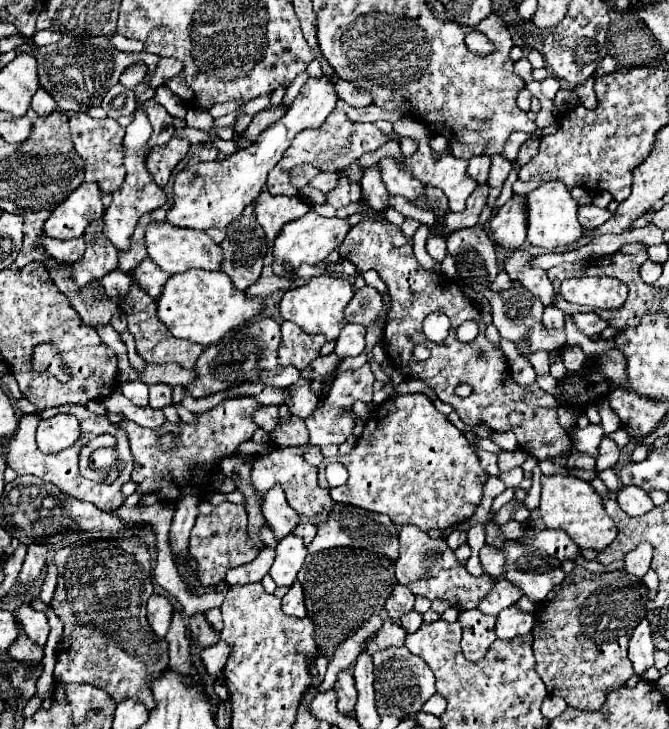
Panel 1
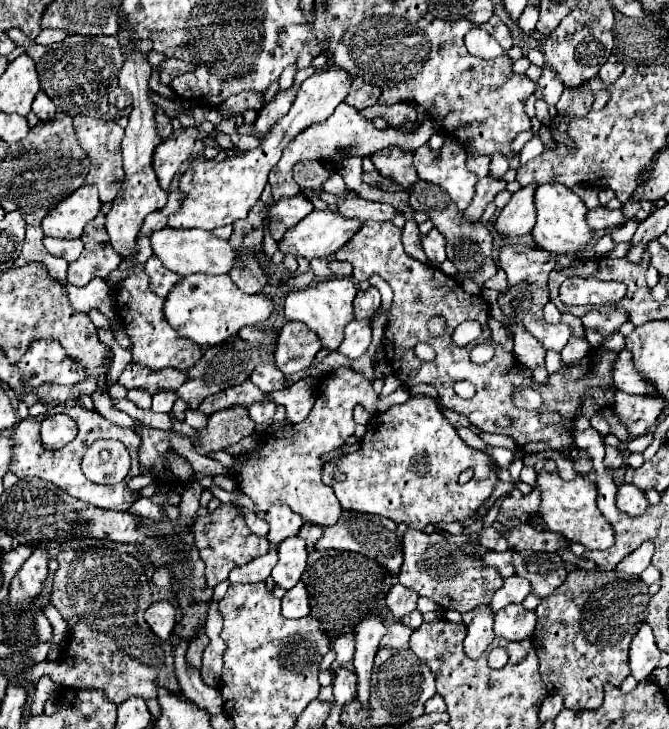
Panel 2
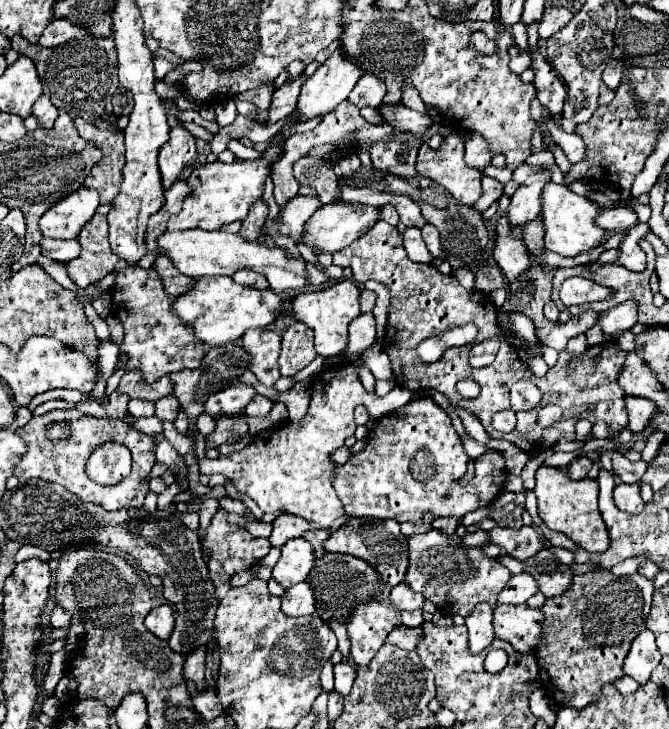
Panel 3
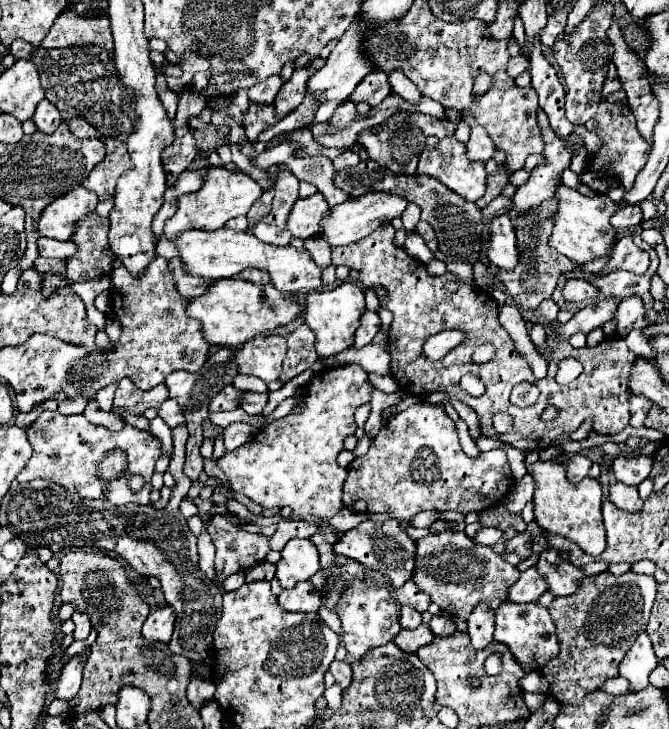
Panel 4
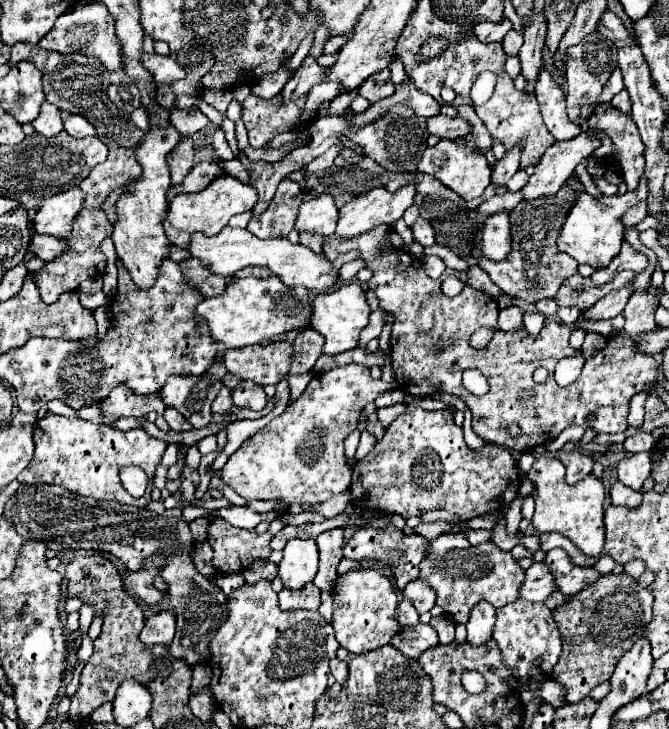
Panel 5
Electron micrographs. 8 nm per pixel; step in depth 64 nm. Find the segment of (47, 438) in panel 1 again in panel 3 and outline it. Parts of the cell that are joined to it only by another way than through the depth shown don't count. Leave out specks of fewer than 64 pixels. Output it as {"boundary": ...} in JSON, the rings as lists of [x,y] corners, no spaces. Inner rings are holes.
{"boundary":[[[52,422],[52,424],[48,424],[48,428],[46,428],[46,434],[48,434],[48,440],[56,444],[56,442],[62,442],[62,440],[68,440],[70,426],[68,426],[66,422],[60,422],[60,424]]]}

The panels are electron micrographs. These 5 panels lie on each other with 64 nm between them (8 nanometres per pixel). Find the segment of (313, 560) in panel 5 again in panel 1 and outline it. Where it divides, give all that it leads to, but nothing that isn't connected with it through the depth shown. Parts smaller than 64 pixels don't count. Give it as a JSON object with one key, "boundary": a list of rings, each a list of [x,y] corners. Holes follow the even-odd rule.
{"boundary":[[[288,534],[278,542],[274,564],[270,568],[270,576],[276,582],[276,586],[292,586],[298,570],[304,564],[306,554],[308,550],[304,540],[300,540],[300,536]]]}

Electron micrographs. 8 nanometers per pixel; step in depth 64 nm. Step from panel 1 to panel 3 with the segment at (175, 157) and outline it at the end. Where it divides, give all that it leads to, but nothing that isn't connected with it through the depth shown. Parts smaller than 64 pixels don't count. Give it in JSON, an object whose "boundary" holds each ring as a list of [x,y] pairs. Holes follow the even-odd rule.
{"boundary":[[[182,122],[170,130],[170,140],[160,148],[158,168],[162,174],[162,186],[168,190],[180,170],[192,162],[196,156],[196,138],[182,126]]]}

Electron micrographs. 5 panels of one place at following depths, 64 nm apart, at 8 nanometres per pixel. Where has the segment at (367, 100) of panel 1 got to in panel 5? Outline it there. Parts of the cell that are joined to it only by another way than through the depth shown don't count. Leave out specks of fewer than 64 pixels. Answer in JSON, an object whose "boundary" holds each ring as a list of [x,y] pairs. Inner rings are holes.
{"boundary":[[[384,68],[382,72],[376,72],[368,80],[364,80],[364,84],[360,84],[360,88],[358,88],[358,94],[364,96],[370,104],[392,96],[394,94],[394,84],[390,80],[390,70]]]}

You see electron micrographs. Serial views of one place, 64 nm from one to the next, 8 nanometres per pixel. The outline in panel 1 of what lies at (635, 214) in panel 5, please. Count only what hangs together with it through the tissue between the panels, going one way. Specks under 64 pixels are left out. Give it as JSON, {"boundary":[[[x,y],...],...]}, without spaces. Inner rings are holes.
{"boundary":[[[592,204],[578,208],[578,222],[582,224],[584,230],[592,230],[592,228],[604,224],[610,216],[612,216],[612,212],[602,210],[602,208],[596,208],[596,206],[592,206]]]}

